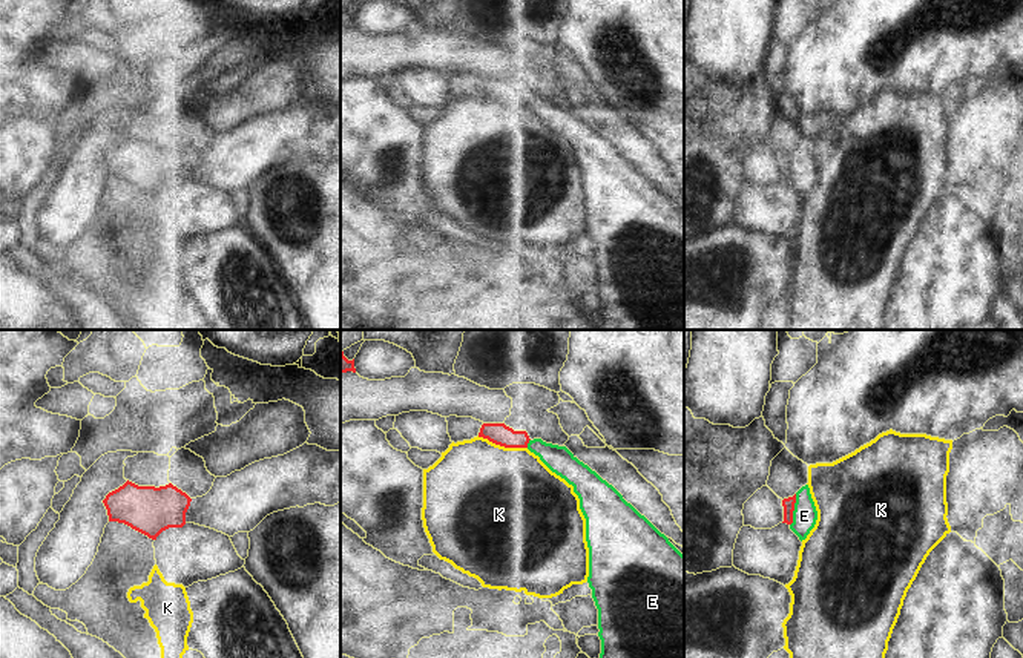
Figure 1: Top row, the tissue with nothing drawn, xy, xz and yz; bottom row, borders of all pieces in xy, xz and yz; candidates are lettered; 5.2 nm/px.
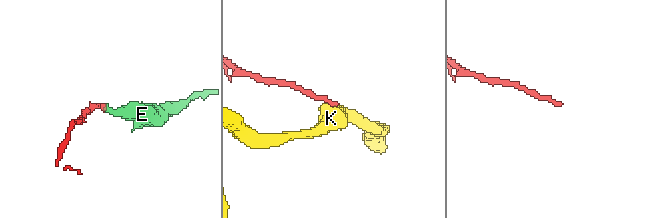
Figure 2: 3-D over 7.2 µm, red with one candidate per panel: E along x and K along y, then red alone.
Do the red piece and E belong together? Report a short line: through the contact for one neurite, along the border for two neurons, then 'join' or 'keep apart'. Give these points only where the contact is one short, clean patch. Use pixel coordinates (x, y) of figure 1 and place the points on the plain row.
join

